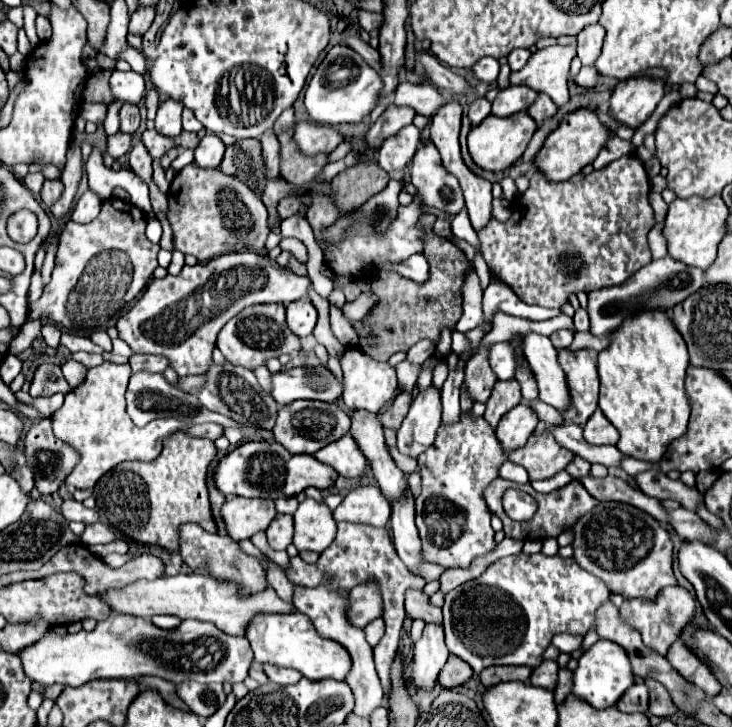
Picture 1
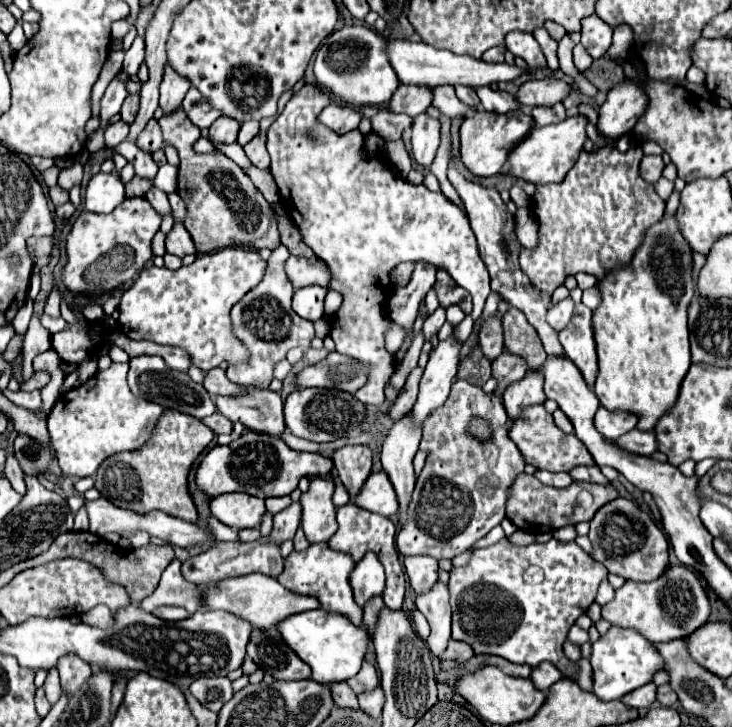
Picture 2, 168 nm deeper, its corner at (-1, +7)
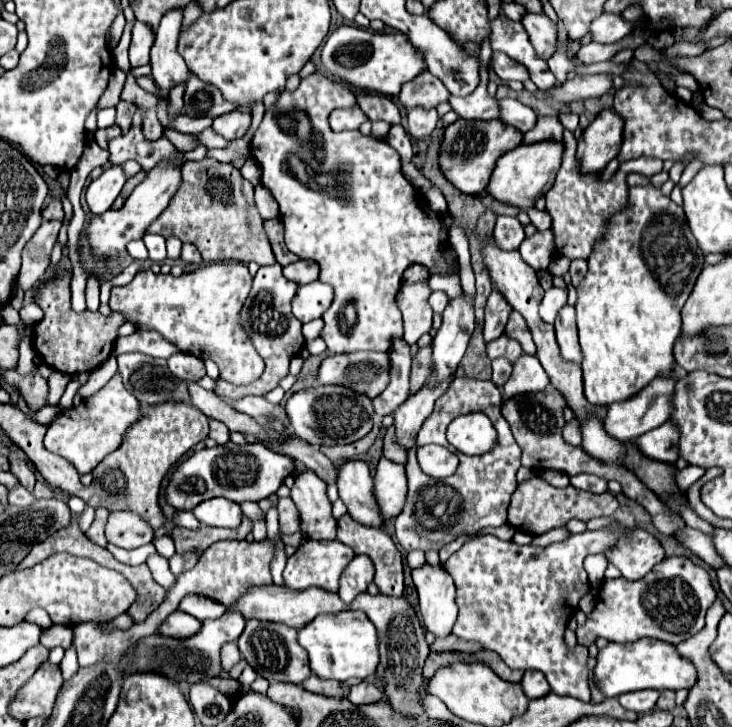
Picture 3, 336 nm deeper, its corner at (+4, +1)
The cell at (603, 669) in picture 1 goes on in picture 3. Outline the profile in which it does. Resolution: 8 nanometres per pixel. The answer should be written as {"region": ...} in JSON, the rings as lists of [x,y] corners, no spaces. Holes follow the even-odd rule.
{"region":[[[649,637],[639,639],[635,643],[609,643],[597,655],[595,677],[599,679],[599,689],[605,697],[619,697],[621,693],[639,689],[679,691],[679,689],[691,689],[697,683],[695,665],[687,657],[681,657],[675,645]]]}

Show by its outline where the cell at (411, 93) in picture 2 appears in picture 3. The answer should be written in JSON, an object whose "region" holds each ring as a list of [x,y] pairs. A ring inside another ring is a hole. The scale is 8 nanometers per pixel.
{"region":[[[429,71],[419,73],[413,81],[405,83],[401,93],[399,93],[399,101],[405,109],[411,107],[425,107],[425,109],[433,109],[439,103],[449,99],[449,89],[445,89],[443,81],[435,75],[431,75]]]}

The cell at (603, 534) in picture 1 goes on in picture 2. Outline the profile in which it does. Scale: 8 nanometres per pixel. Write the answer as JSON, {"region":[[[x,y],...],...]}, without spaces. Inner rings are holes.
{"region":[[[618,497],[598,509],[594,519],[590,521],[588,539],[594,547],[592,557],[602,563],[608,573],[620,575],[628,581],[648,583],[664,575],[668,567],[668,539],[658,529],[654,519],[632,499]]]}

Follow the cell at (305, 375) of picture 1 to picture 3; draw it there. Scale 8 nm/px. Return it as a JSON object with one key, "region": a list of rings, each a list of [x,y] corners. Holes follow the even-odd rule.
{"region":[[[389,353],[329,355],[319,369],[321,385],[347,385],[371,399],[389,385]]]}

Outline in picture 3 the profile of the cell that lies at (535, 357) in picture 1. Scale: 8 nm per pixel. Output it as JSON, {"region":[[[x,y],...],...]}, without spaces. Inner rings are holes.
{"region":[[[587,417],[585,423],[581,423],[581,433],[583,433],[583,449],[593,455],[595,459],[601,459],[605,463],[619,463],[625,447],[609,437],[603,429],[603,425],[595,417]]]}

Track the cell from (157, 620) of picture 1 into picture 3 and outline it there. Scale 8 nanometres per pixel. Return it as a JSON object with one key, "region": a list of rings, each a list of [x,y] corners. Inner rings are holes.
{"region":[[[179,609],[173,611],[159,627],[161,635],[167,635],[167,637],[193,637],[197,629],[201,629],[201,621]]]}

